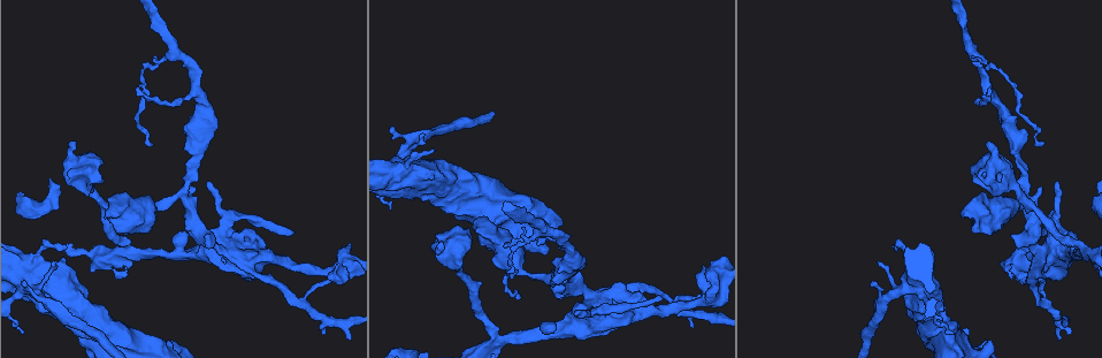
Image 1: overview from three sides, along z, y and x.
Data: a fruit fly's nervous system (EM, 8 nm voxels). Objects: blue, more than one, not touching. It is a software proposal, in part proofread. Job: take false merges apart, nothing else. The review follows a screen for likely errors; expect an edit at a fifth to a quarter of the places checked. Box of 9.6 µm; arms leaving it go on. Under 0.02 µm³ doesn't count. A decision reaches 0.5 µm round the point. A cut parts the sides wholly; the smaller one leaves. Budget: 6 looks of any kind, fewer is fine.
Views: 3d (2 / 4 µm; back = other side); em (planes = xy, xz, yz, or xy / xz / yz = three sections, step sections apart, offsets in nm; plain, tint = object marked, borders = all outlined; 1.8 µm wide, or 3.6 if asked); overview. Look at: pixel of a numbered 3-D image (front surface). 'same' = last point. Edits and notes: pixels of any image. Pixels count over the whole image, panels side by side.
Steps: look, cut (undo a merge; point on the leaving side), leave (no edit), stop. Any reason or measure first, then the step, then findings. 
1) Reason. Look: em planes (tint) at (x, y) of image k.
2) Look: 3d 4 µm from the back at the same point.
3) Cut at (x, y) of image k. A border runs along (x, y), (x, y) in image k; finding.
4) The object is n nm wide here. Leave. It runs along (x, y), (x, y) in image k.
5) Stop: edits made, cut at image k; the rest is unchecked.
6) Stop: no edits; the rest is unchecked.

A fork. Look: 3d 4 µm at (553, 283) of image 1.

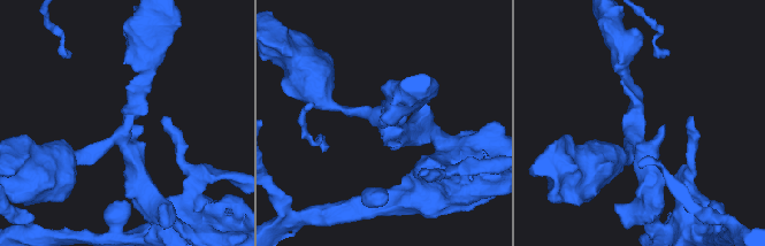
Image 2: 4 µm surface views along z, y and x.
3 arms meet here; the arms are 180, 220, 360 nm wide; need the tissue. Look: em xy step 8 (tint) at (121, 141) of image 2.

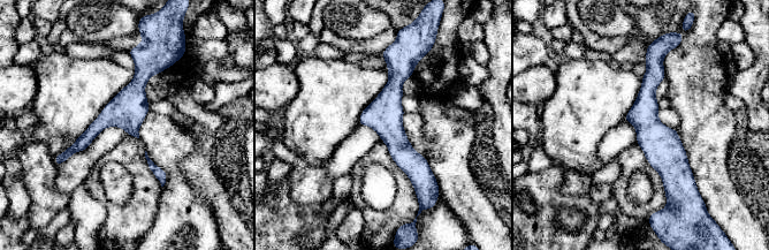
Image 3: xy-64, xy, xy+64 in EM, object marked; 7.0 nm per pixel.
Cut it another way. Look: em planes (tint) at the same point.

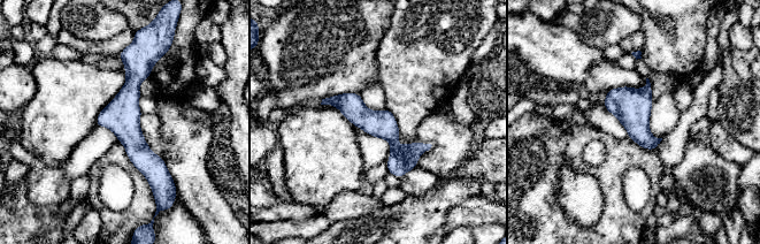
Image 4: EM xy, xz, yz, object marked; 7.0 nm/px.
Leave. It runs along (127, 55), (130, 136), (154, 184) in image 4; one neuron here.

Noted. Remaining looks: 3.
Calibre changes. Look: em 3.6 µm planes (borders) at (1037, 273) of image 1.

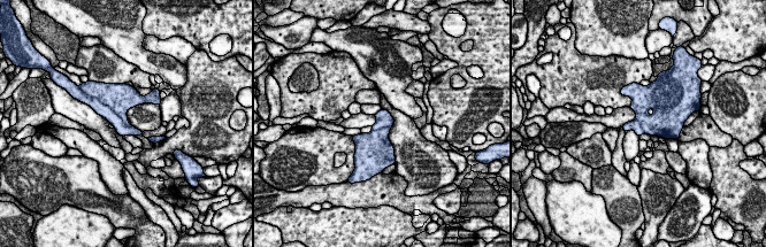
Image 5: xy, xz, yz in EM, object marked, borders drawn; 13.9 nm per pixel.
Cut at (121, 128) of image 5. A border runs along (97, 98), (128, 125), (131, 125) in image 5; two neurons meet here.

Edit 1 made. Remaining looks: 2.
Look: overview.

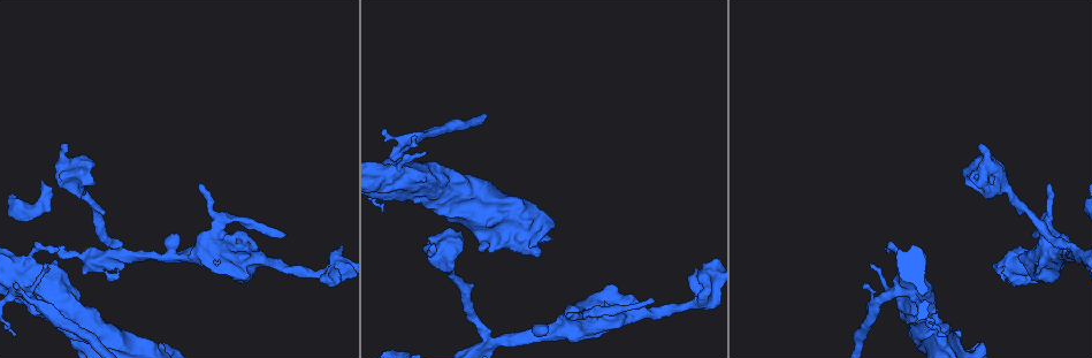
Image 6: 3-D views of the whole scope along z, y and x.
Look: em 3.6 µm planes (tint) at (911, 285) of image 6.

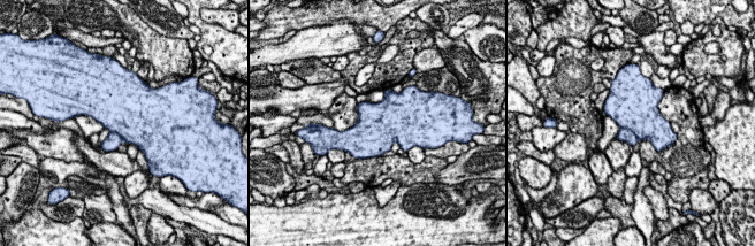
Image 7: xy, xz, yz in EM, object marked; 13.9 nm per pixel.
Cut at (624, 135) of image 7. A border runs along (622, 127), (631, 130), (639, 139) in image 7; two neurons meet here.

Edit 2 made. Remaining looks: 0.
Stop: edits made, cut at image 5, cut at image 7; the rest is unchecked.

